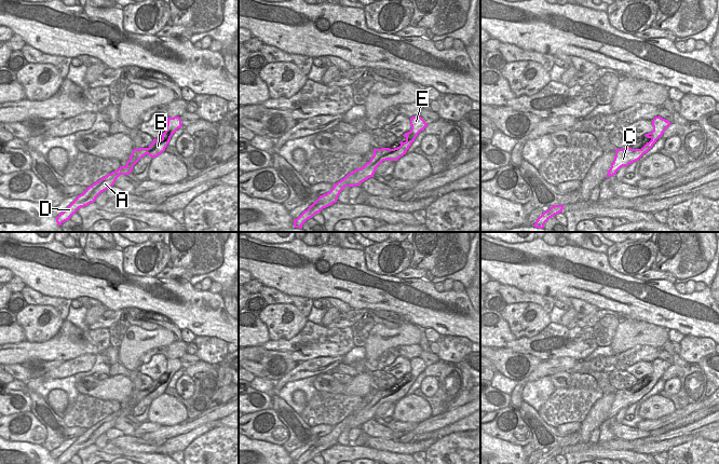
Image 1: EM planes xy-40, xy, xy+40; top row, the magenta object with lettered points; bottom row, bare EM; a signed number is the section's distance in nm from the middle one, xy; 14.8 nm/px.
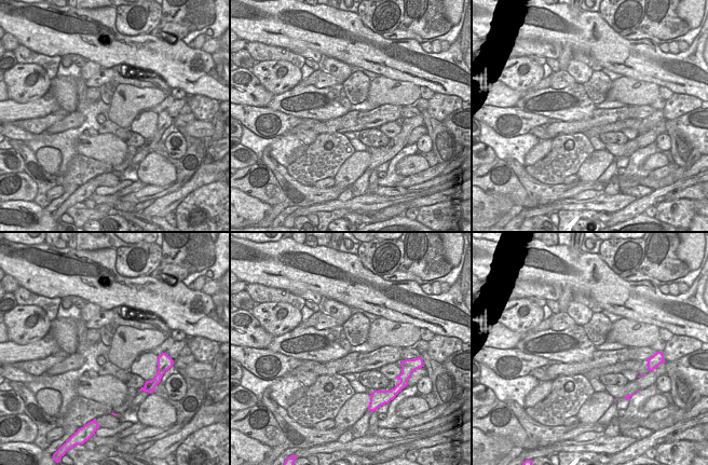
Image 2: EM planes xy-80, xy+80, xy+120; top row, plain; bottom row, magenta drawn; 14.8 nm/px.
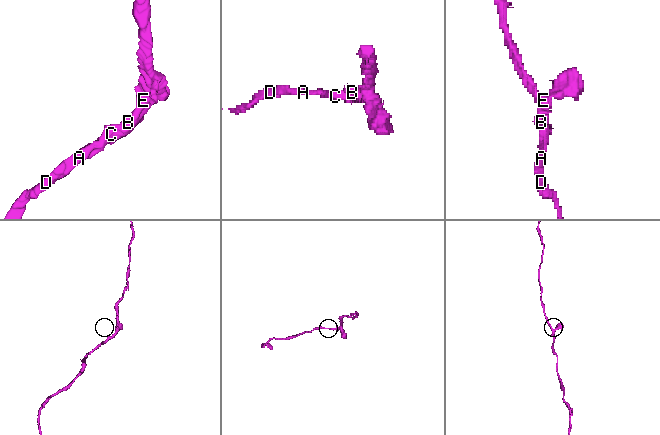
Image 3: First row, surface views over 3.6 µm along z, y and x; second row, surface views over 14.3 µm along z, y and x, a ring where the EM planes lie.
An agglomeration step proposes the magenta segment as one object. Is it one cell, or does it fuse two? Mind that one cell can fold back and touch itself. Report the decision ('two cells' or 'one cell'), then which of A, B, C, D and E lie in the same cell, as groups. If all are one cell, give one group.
one cell; groups A B C D E

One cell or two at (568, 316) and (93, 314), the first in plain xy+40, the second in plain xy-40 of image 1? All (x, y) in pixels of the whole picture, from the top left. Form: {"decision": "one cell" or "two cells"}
{"decision": "one cell"}

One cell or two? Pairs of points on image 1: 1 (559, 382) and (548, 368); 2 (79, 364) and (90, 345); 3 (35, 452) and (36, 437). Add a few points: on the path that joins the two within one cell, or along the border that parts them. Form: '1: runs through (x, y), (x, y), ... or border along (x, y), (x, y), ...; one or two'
1: border along (565, 371), (558, 371), (550, 376); two
2: border along (94, 354), (81, 354), (65, 362); two
3: border along (11, 440), (41, 445); two

